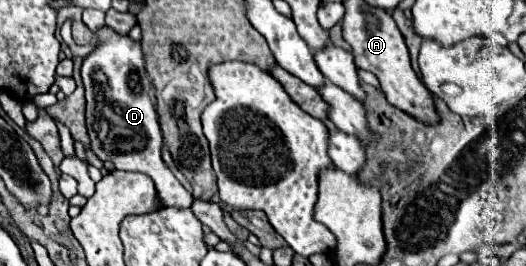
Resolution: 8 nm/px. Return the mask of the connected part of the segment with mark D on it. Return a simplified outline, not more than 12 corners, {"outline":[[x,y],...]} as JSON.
{"outline":[[100,26],[84,58],[100,160],[148,174],[165,207],[192,194],[162,160],[142,44]]}

